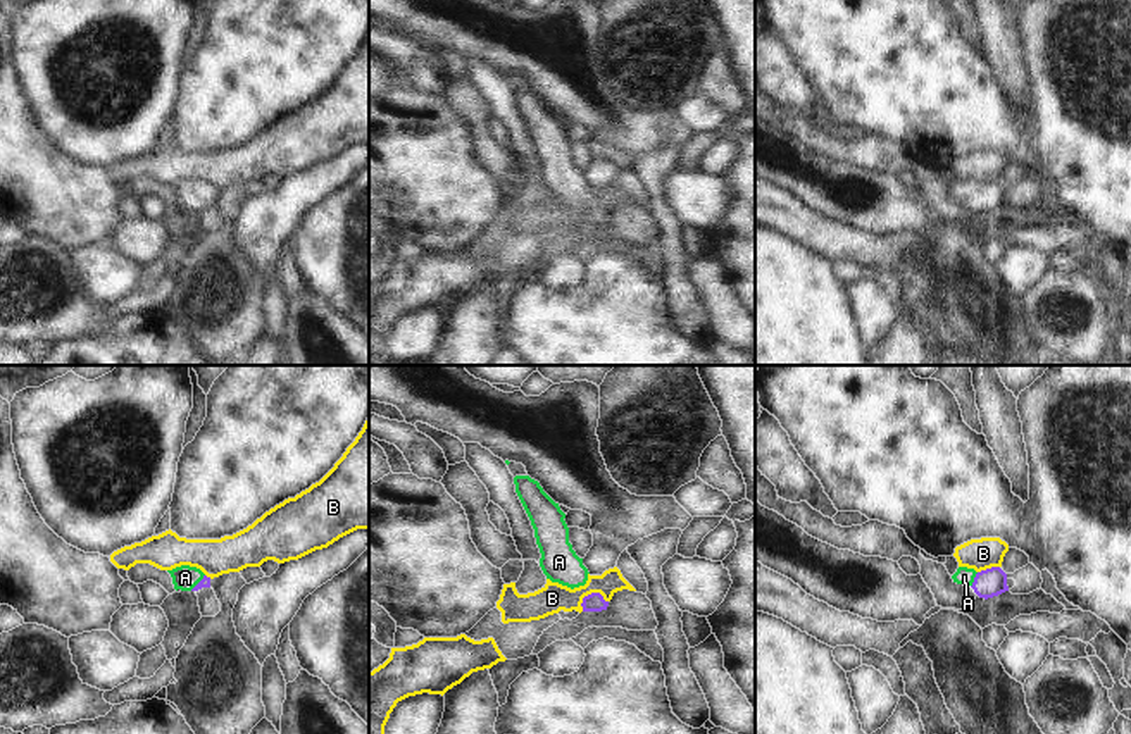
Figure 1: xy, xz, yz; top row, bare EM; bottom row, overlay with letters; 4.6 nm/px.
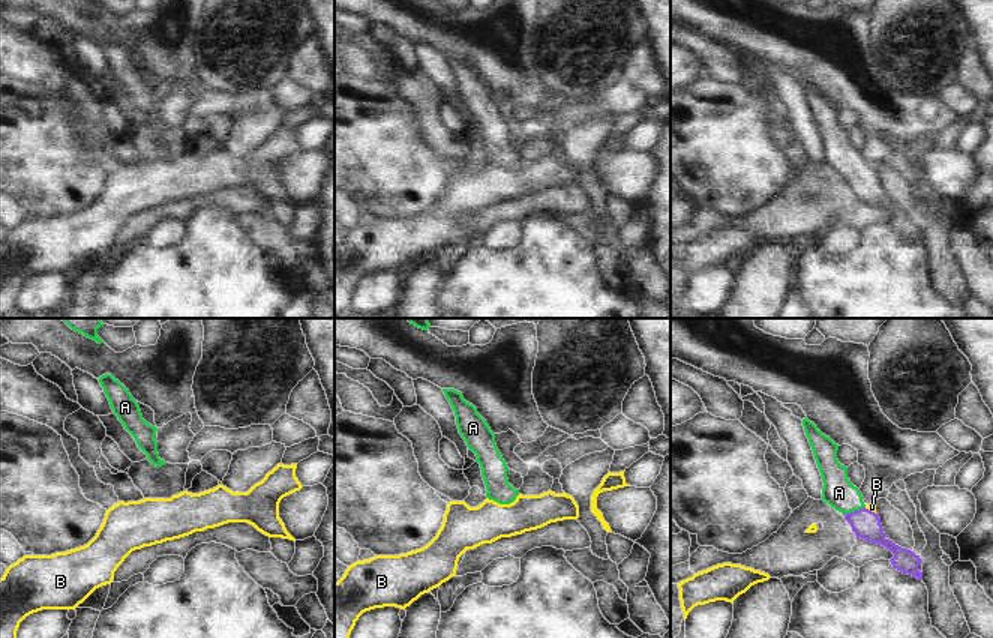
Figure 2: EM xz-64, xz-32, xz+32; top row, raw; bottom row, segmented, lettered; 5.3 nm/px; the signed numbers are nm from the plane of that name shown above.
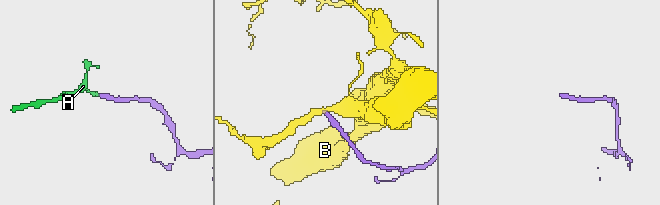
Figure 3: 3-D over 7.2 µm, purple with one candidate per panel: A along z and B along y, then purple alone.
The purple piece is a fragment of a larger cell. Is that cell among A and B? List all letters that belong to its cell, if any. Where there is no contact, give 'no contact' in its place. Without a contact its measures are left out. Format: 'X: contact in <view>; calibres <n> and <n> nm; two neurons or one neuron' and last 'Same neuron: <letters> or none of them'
A: contact in yz; calibres 130 and 80 nm; one neuron
B: contact in xz; calibres 90 and 140 nm; two neurons
Same neuron: A

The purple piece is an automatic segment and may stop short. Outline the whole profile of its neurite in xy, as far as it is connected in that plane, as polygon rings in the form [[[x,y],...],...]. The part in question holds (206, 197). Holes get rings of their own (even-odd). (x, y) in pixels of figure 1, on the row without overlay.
[[[181,179],[167,184],[172,191],[174,203],[181,205],[198,205],[202,202],[210,202],[210,191],[207,191],[200,183]]]

